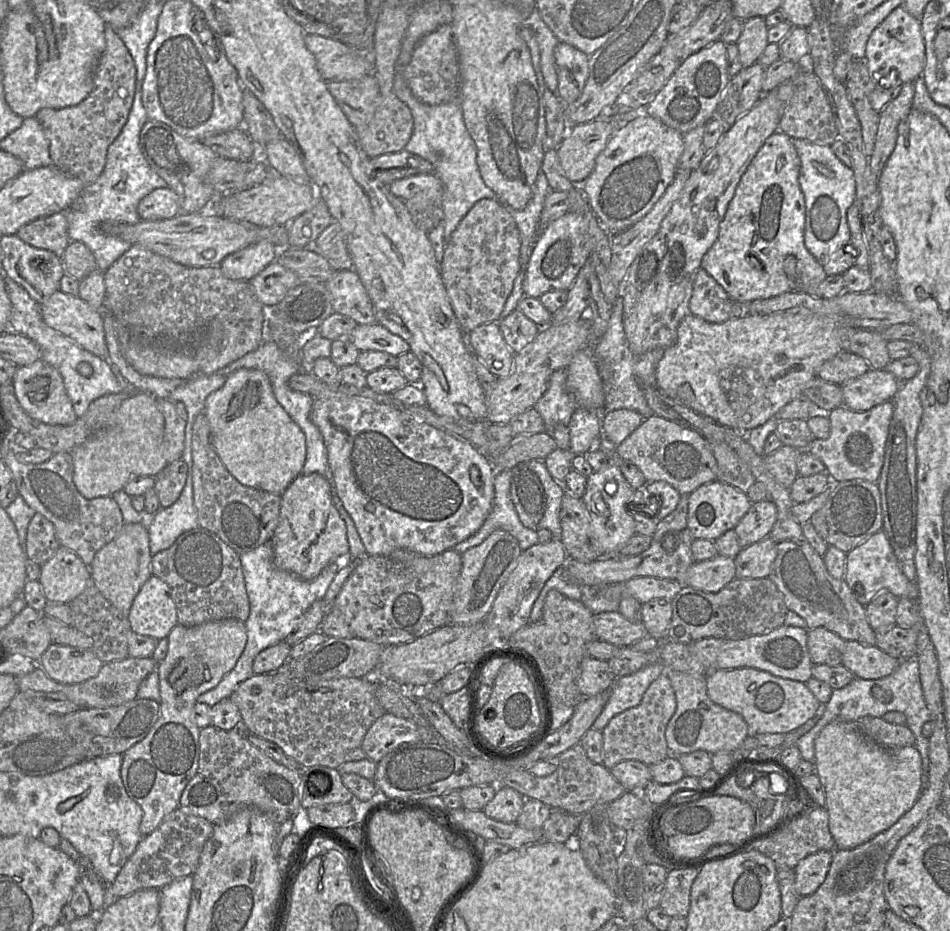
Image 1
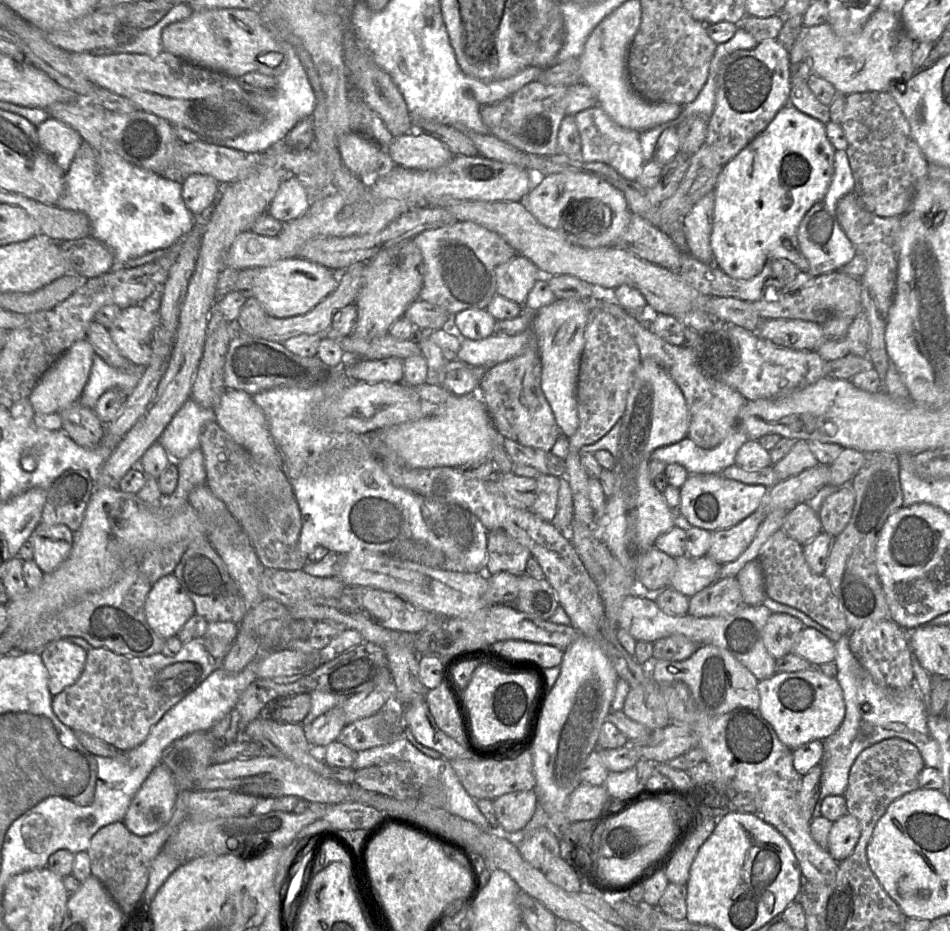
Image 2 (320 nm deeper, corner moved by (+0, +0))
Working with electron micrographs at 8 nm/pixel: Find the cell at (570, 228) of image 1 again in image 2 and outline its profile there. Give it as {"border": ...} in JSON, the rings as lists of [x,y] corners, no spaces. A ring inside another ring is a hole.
{"border":[[[515,255],[509,261],[496,268],[496,293],[512,302],[523,305],[526,302],[529,291],[541,277],[547,277],[548,279],[549,276],[543,274],[529,259]]]}

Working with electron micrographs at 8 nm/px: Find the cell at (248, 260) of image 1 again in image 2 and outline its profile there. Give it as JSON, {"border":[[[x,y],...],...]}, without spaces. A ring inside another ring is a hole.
{"border":[[[298,177],[286,178],[268,207],[268,214],[282,223],[300,217],[309,208],[306,190]]]}

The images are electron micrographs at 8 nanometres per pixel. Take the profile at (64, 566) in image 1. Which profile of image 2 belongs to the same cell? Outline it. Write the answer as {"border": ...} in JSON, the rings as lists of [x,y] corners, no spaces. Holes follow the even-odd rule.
{"border":[[[39,523],[28,539],[33,546],[34,561],[43,574],[53,572],[69,556],[73,532],[64,524]]]}

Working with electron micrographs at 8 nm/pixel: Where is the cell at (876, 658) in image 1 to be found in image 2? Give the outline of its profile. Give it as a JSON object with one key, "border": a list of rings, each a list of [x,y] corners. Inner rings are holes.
{"border":[[[805,626],[797,637],[793,652],[819,666],[835,660],[835,642],[815,628]]]}

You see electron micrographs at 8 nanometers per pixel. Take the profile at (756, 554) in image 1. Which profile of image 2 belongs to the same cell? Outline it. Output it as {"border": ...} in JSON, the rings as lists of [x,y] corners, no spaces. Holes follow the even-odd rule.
{"border":[[[686,554],[677,558],[670,587],[692,597],[719,579],[720,567],[708,556],[692,558]]]}

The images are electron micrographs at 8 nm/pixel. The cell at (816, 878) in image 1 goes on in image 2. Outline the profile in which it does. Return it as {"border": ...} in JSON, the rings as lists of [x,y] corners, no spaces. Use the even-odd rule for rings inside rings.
{"border":[[[849,813],[834,821],[826,847],[830,856],[838,863],[850,856],[860,833],[861,827],[858,819]]]}

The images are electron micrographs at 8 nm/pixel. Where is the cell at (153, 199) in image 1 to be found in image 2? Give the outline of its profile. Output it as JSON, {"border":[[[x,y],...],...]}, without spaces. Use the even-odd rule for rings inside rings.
{"border":[[[191,174],[180,184],[181,198],[187,209],[195,216],[214,203],[220,189],[218,182],[203,174]]]}

